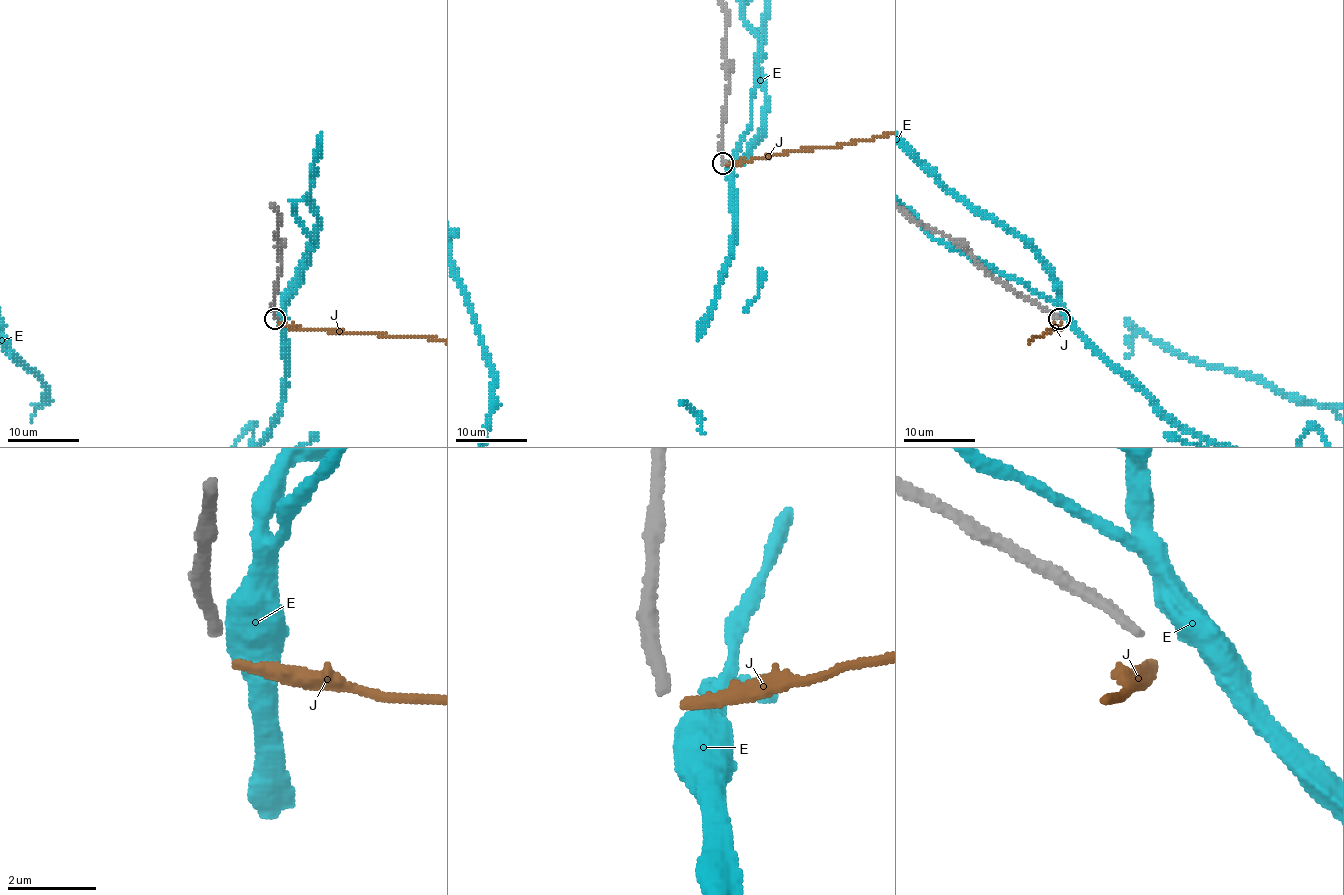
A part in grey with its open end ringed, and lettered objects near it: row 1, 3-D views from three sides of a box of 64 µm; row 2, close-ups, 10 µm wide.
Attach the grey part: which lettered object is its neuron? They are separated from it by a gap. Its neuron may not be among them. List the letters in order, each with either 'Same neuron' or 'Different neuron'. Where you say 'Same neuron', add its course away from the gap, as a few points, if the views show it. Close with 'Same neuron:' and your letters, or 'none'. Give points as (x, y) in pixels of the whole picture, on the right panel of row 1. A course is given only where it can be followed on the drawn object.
E: Different neuron
J: Different neuron
Same neuron: none

